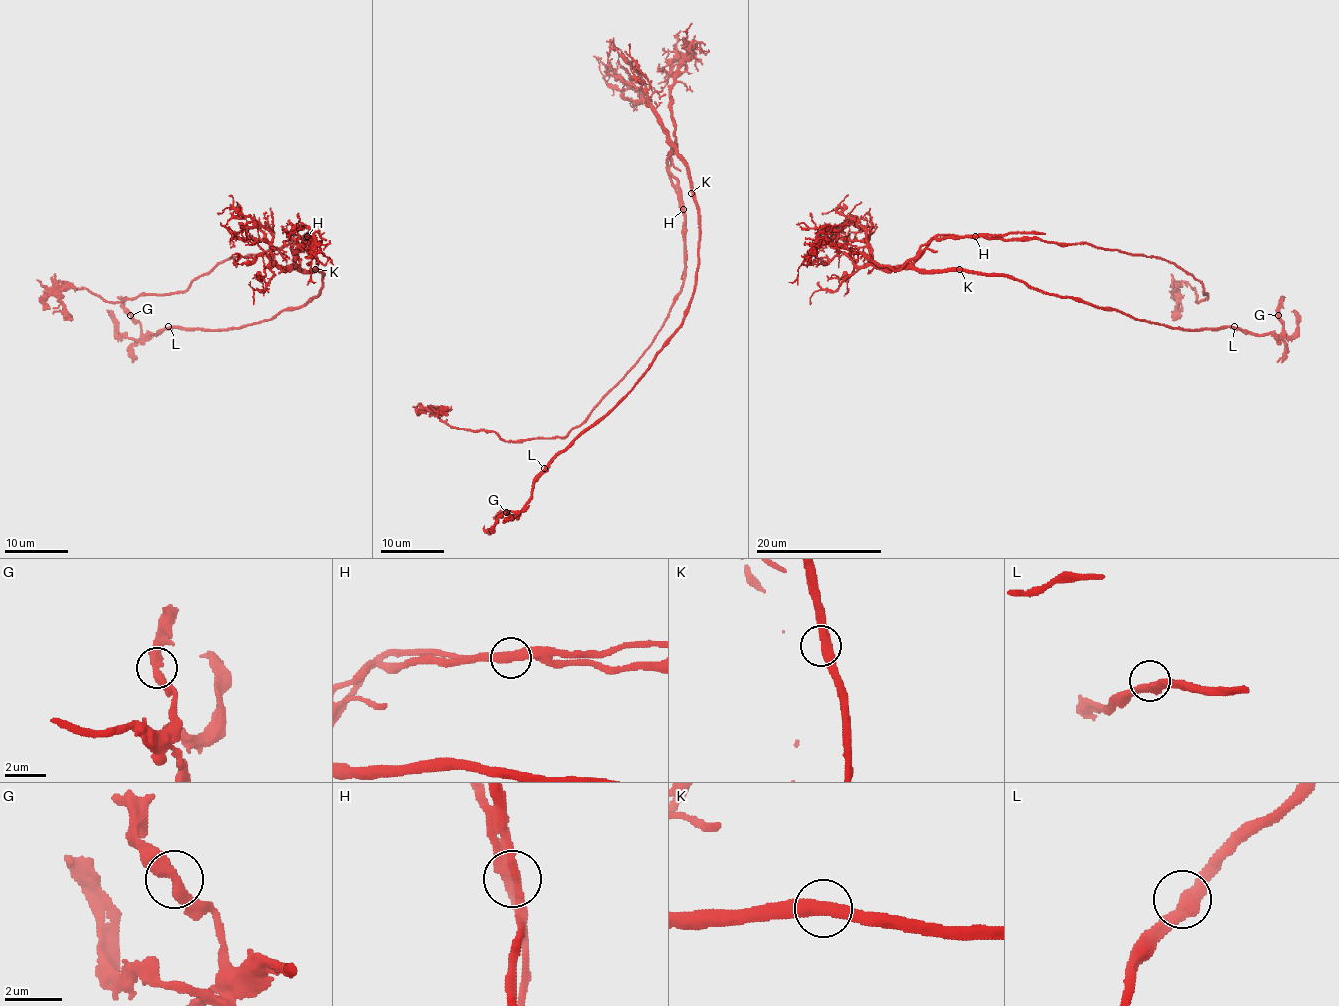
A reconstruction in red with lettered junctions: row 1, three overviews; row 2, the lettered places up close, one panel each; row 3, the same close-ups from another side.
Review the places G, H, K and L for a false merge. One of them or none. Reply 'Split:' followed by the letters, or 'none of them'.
Split: H

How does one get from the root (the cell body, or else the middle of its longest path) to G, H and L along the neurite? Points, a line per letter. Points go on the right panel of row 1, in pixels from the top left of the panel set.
G: (923, 253), (914, 264), (925, 271), (1011, 275), (1048, 293), (1172, 327), (1280, 334), (1278, 315)
H: (923, 253), (932, 239), (975, 236)
L: (923, 253), (914, 264), (925, 271), (1011, 275), (1048, 293), (1117, 308), (1133, 318), (1172, 327), (1234, 326)

